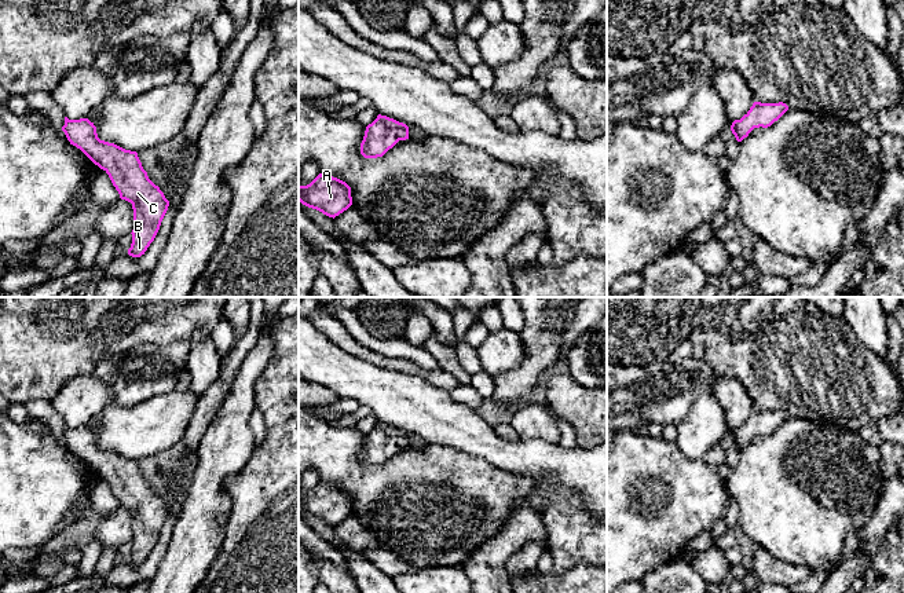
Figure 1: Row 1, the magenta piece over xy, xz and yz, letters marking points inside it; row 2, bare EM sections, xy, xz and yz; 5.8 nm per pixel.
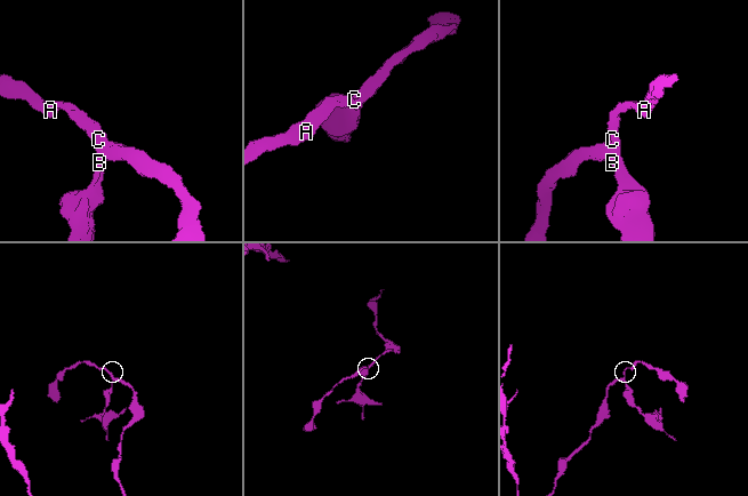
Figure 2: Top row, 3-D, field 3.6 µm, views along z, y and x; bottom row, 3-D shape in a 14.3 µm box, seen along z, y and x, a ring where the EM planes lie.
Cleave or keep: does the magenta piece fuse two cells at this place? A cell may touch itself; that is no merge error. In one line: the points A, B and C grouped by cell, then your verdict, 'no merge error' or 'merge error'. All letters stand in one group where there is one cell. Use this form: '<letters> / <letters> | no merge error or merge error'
A / B C | merge error

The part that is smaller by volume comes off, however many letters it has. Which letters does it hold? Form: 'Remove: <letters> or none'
Remove: A

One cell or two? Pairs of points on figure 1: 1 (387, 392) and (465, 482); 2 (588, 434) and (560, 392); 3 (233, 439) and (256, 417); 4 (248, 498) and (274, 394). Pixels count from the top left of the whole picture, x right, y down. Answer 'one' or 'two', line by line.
1: two
2: one
3: two
4: one

